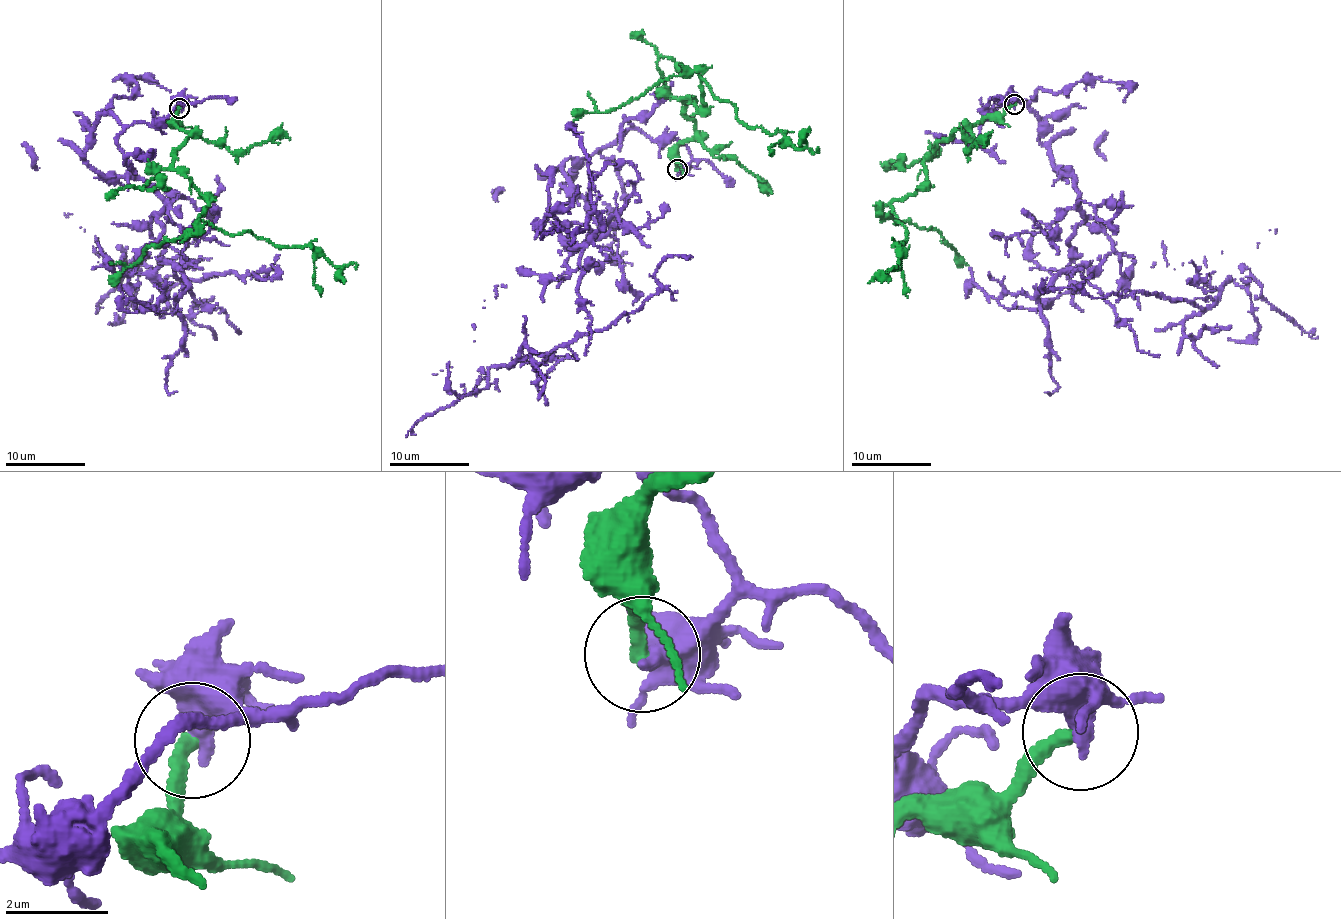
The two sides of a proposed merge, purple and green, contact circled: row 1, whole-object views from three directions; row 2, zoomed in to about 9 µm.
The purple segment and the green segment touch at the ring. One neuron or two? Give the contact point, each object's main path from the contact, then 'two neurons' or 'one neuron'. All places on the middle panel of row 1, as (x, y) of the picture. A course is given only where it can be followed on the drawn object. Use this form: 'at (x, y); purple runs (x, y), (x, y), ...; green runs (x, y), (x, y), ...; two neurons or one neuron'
at (677, 169); purple runs (677, 169), (688, 147), (636, 129), (564, 162), (602, 233), (525, 316), (519, 356), (633, 313), (682, 257); green runs (677, 169), (695, 124), (683, 99), (700, 109), (701, 80), (739, 121), (796, 148), (809, 127); two neurons

